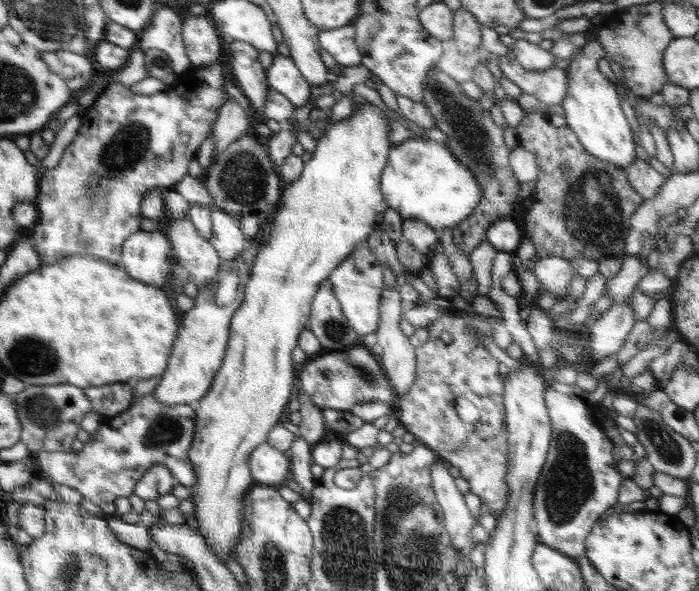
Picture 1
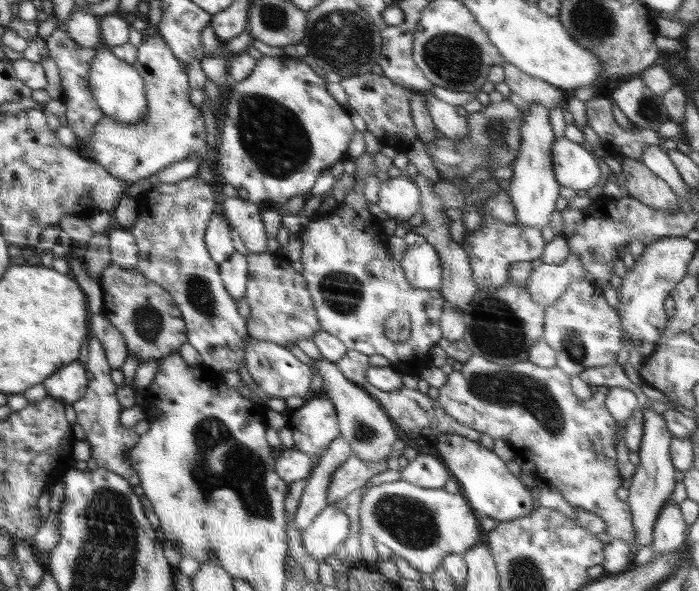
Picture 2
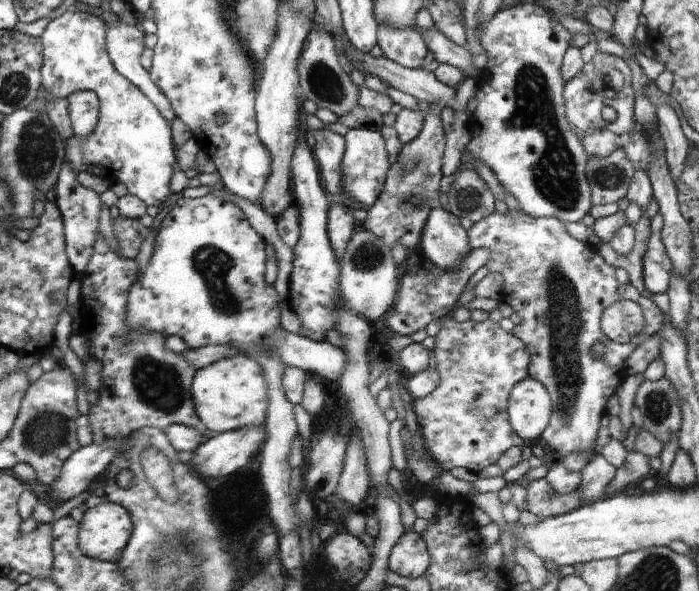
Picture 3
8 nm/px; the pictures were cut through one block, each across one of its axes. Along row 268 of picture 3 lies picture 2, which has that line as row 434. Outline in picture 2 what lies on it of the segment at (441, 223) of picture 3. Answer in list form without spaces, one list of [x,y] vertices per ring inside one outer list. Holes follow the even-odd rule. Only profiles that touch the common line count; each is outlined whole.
[[[441,434],[437,438],[436,447],[451,476],[462,486],[465,499],[480,517],[490,517],[496,522],[514,520],[534,510],[532,493],[522,485],[520,479],[510,473],[505,462],[482,443],[458,434]]]

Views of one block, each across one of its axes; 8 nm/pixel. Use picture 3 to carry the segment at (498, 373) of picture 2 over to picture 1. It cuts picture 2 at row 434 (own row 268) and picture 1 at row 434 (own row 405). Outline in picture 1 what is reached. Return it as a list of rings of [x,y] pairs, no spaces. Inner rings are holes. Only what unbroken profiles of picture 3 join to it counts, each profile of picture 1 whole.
[[[548,386],[544,402],[551,420],[552,440],[534,487],[534,527],[540,543],[576,560],[585,555],[584,541],[592,527],[618,502],[620,485],[628,476],[620,473],[614,464],[613,431],[593,415],[590,404],[584,398],[562,394]]]

